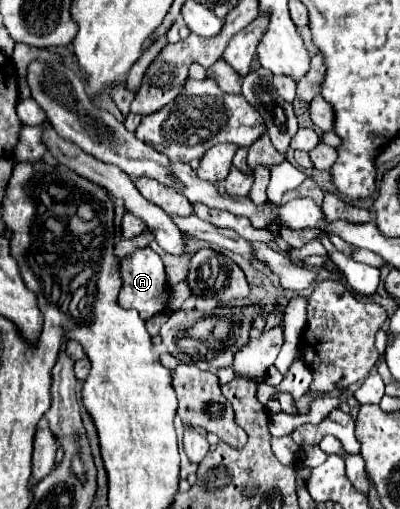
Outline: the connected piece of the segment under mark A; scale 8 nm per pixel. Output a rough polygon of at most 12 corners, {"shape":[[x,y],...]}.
{"shape":[[150,247],[122,257],[118,303],[144,321],[168,309],[170,285]]}

